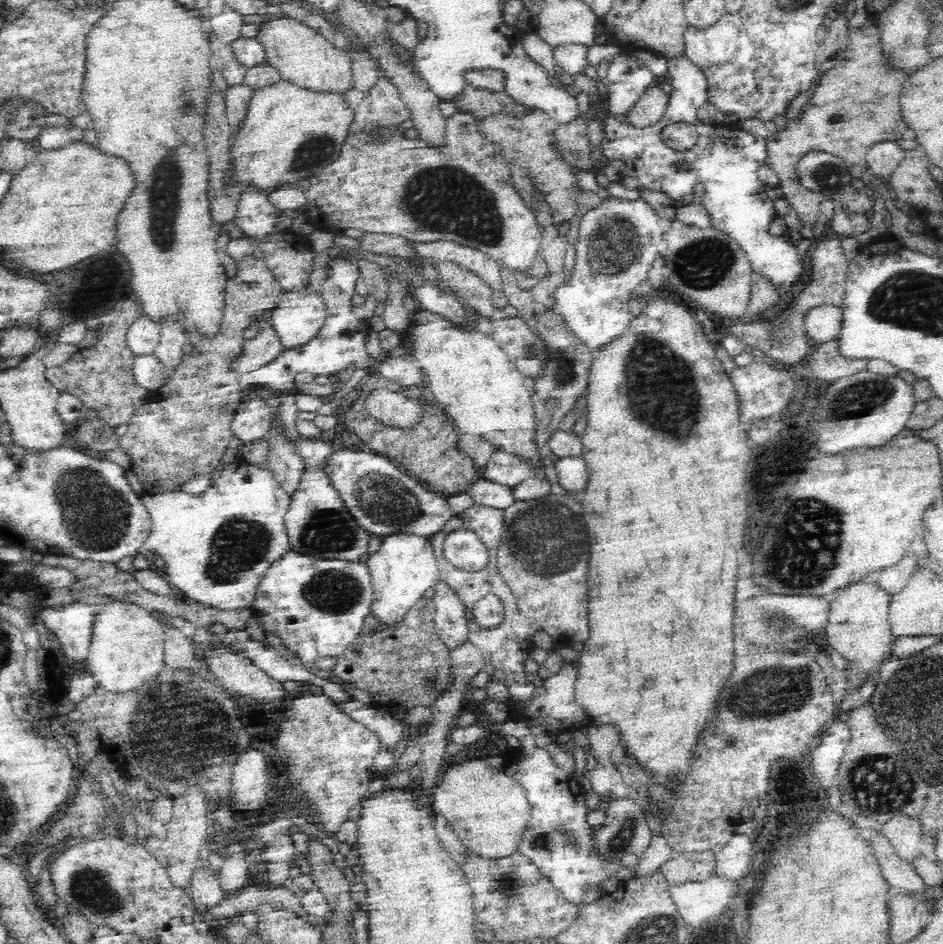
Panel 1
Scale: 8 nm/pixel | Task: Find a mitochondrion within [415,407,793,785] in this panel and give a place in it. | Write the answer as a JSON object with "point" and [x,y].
{"point":[540,535]}

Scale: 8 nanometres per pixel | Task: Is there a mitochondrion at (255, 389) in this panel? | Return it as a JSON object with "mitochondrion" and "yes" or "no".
{"mitochondrion":"no"}

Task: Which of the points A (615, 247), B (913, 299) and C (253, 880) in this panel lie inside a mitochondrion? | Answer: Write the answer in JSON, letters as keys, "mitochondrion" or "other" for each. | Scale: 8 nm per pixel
{"A":"mitochondrion","B":"mitochondrion","C":"other"}

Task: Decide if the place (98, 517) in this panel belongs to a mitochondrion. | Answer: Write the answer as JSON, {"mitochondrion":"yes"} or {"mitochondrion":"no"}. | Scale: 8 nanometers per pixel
{"mitochondrion":"yes"}

